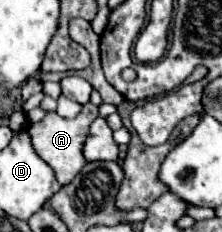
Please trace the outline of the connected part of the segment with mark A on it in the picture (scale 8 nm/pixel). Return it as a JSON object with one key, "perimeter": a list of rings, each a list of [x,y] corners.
{"perimeter":[[[88,102],[88,104],[82,106],[82,112],[76,118],[68,120],[68,118],[58,116],[56,112],[48,112],[40,122],[30,124],[28,132],[32,136],[32,144],[34,144],[36,152],[38,152],[38,156],[54,168],[56,178],[58,178],[58,182],[62,186],[68,184],[68,182],[72,182],[74,176],[84,168],[86,158],[82,156],[82,144],[86,142],[86,132],[88,132],[90,124],[96,118],[98,118],[98,106],[94,106],[94,104]]]}

